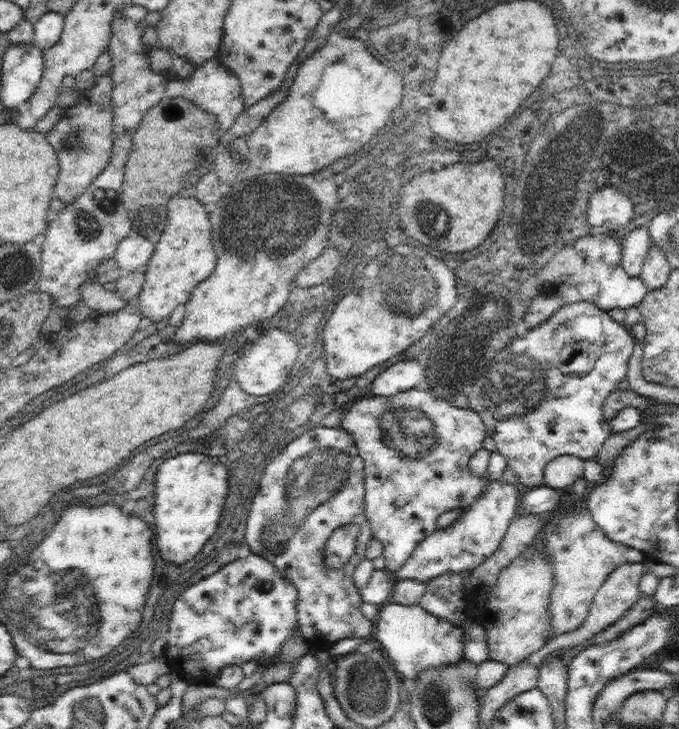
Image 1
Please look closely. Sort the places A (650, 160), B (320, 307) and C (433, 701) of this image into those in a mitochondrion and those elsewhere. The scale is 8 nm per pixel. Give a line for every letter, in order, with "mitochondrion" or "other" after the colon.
A: mitochondrion
B: other
C: mitochondrion

